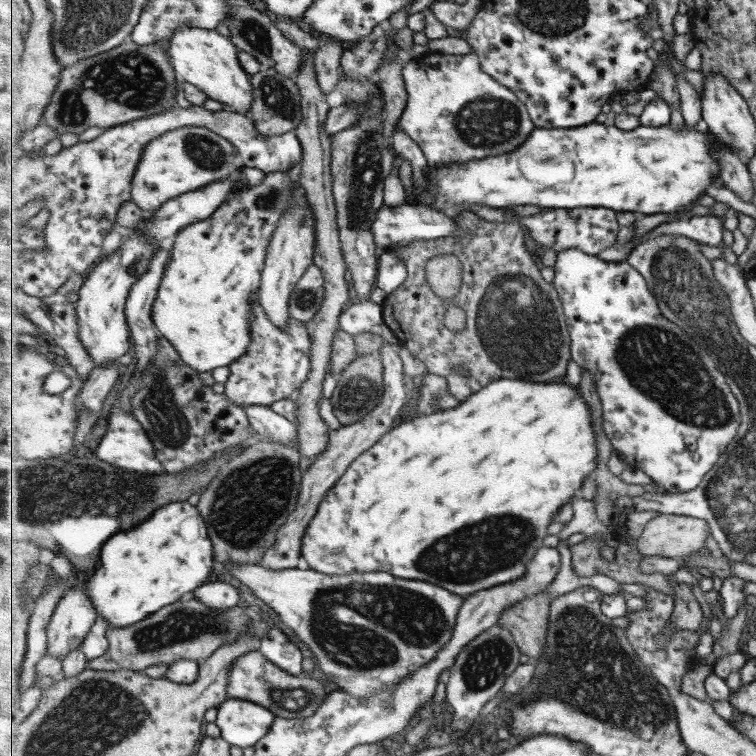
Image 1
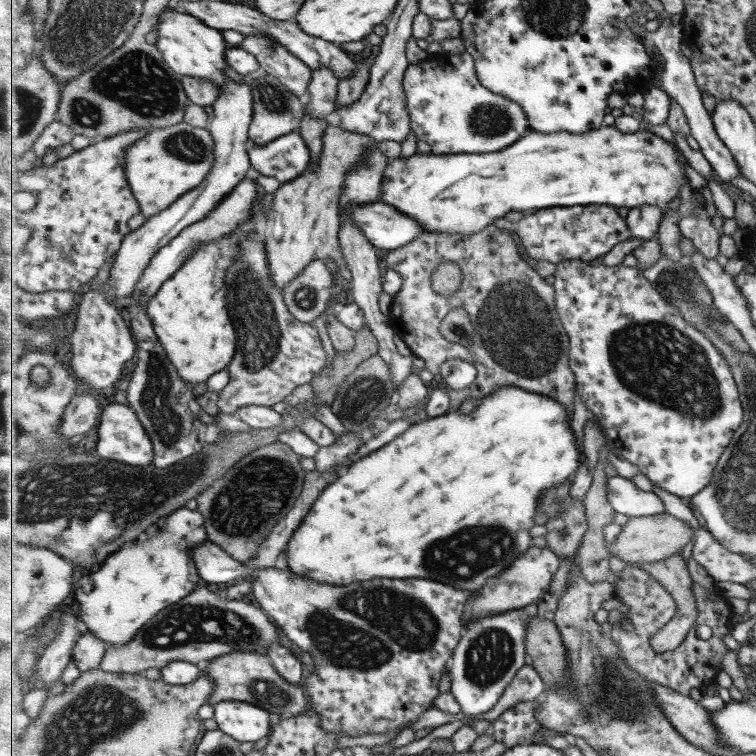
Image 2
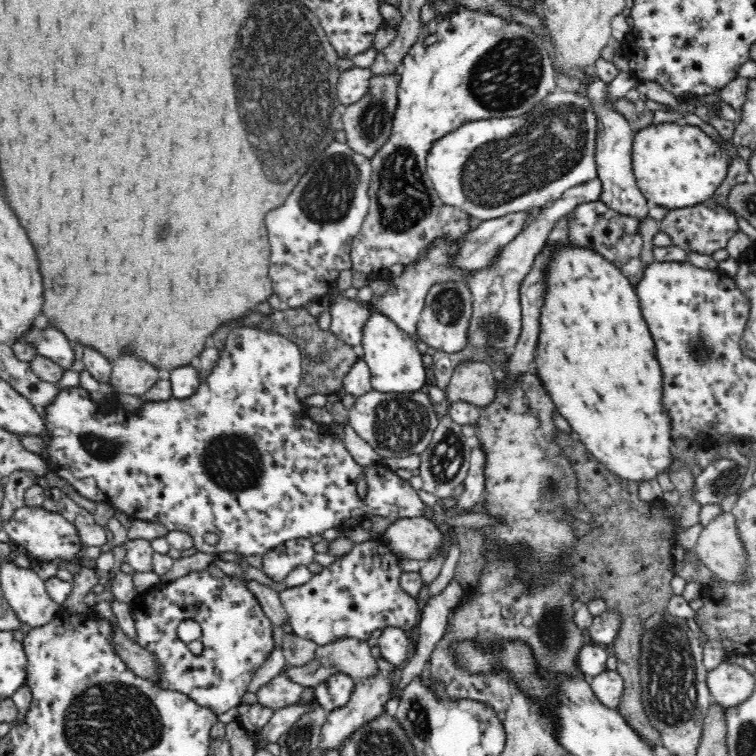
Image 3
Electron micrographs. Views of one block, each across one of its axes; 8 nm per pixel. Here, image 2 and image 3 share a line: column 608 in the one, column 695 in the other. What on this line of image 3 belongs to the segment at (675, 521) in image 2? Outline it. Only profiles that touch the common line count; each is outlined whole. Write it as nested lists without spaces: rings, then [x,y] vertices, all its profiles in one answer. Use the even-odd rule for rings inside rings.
[[[722,512],[716,520],[712,520],[708,526],[705,526],[694,549],[703,564],[713,572],[716,578],[732,584],[742,584],[748,580],[748,553],[742,543],[736,517],[732,512]]]

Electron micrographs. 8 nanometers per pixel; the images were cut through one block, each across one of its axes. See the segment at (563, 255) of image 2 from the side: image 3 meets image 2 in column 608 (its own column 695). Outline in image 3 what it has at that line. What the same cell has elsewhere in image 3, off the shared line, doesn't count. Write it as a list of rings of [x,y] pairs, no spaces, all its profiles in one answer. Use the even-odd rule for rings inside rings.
[[[712,198],[696,206],[669,209],[664,218],[659,221],[659,225],[660,231],[671,238],[672,245],[686,252],[710,255],[718,250],[724,250],[730,238],[740,230],[735,212],[730,207],[724,207],[715,202]]]

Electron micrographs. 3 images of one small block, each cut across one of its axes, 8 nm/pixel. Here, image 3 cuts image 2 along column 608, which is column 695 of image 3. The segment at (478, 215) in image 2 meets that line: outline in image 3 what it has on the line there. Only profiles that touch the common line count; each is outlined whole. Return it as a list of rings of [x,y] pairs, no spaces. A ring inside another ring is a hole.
[[[672,122],[650,125],[636,131],[632,154],[633,173],[638,183],[638,189],[650,206],[666,209],[692,207],[714,196],[720,184],[726,178],[730,166],[729,157],[718,144],[696,126],[685,124],[678,126]]]

